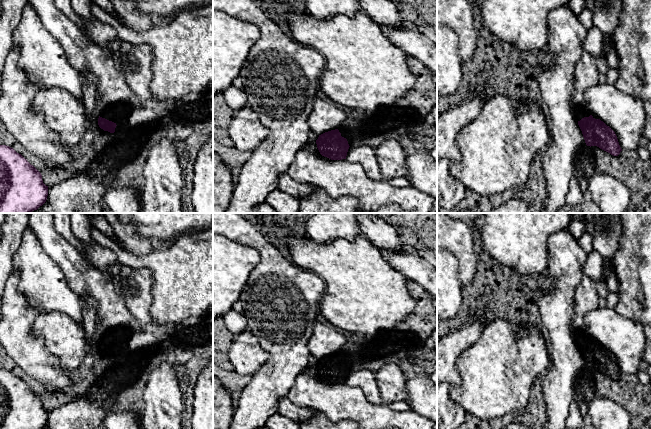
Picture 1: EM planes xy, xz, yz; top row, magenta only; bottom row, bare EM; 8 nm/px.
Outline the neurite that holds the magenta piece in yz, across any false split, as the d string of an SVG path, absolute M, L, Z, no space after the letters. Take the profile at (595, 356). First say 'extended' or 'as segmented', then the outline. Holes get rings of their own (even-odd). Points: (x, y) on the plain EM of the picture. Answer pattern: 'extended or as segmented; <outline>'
extended; M582 327L575 330L575 342L587 370L597 370L613 380L620 378L622 373L615 356L599 342L590 339Z

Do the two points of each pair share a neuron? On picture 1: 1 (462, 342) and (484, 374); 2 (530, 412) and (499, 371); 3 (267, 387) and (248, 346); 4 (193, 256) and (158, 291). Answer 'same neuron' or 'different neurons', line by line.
1: different neurons
2: different neurons
3: different neurons
4: same neuron

